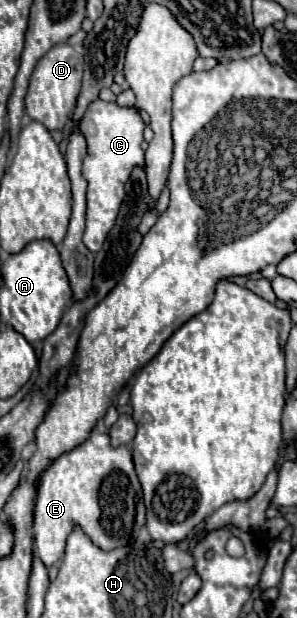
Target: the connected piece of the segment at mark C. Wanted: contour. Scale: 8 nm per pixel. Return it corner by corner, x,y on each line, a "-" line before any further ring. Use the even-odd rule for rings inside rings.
96,99
78,121
78,129
88,145
82,163
82,175
88,181
84,245
92,253
98,253
108,231
114,227
120,201
124,199
124,185
132,169
144,167
144,151
140,147
144,139
144,121
136,107
120,107
118,103
106,103
102,99

